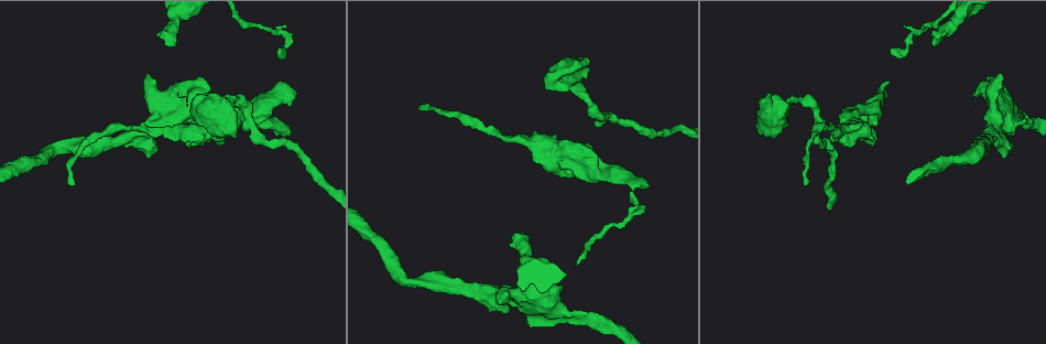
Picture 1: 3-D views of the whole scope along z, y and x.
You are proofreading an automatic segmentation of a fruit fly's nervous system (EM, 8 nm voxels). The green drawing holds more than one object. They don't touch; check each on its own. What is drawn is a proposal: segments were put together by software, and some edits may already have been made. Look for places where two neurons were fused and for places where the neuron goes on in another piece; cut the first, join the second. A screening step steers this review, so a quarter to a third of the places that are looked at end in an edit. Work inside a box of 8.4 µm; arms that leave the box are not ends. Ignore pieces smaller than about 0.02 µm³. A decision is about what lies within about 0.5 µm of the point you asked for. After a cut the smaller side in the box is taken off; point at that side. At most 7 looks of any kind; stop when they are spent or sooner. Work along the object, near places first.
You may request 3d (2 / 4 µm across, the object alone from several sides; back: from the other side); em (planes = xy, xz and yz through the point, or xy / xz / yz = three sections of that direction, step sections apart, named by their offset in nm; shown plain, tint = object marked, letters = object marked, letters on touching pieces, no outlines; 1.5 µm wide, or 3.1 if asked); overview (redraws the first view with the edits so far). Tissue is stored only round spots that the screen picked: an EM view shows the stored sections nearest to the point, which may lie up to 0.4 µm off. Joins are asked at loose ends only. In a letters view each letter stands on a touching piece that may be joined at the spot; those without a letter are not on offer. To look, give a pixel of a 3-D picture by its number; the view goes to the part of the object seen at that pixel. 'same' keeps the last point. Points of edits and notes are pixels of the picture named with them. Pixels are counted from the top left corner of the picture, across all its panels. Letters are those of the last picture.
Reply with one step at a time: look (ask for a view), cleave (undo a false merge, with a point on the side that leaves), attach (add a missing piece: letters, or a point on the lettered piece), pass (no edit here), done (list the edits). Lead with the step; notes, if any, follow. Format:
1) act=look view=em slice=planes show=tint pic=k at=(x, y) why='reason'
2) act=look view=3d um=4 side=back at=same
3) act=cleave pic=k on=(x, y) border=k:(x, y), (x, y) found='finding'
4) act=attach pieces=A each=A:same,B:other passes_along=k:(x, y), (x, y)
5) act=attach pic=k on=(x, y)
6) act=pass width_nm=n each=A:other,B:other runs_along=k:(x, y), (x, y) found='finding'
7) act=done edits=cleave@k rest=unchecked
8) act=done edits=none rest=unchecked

act=look view=3d um=4 pic=1 at=(528, 238) why='branch stops here'

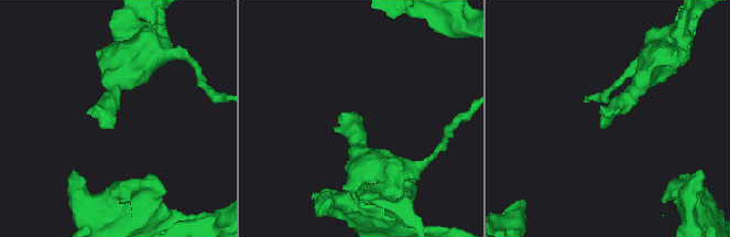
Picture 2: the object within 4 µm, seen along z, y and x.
act=look view=em slice=planes show=letters pic=2 at=(358, 122) why='now the EM'

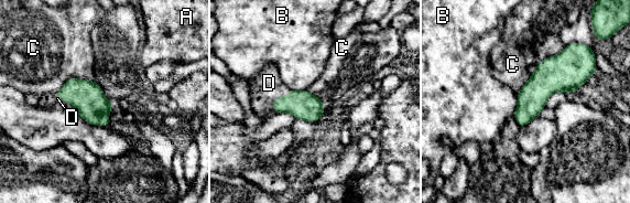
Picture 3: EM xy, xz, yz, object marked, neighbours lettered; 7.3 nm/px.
act=attach pieces=D each=A:other,B:other,C:other,D:same passes_along=3:(303, 105), (281, 97), (269, 83) found='the neuron continues'

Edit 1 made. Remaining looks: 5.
act=look view=em slice=planes show=letters pic=1 at=(144, 135) why='branch point'

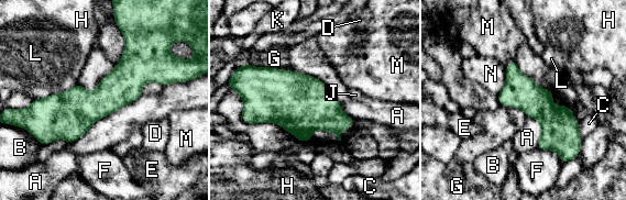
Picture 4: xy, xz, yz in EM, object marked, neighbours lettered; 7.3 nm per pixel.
act=pass width_nm=240 each=A:other,B:other,C:other,D:other,E:other,F:other,G:other,H:other,J:other,K:other,L:other,M:other,N:other border=4:(501, 104), (519, 108), (527, 117) found='one neuron here'

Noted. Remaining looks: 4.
act=look view=em slice=planes show=letters pic=1 at=(73, 185) why='thin end'

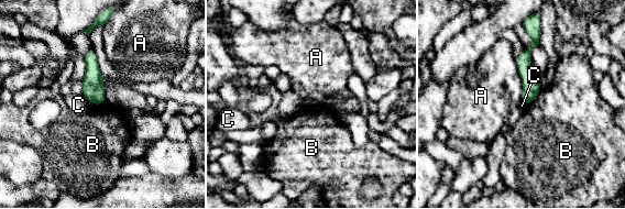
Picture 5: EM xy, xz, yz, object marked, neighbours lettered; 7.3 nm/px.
act=pass width_nm=130 each=A:other,B:other,C:other found='no lettered piece goes on from it'

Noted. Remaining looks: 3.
act=done edits=attach@3 rest=unchecked

